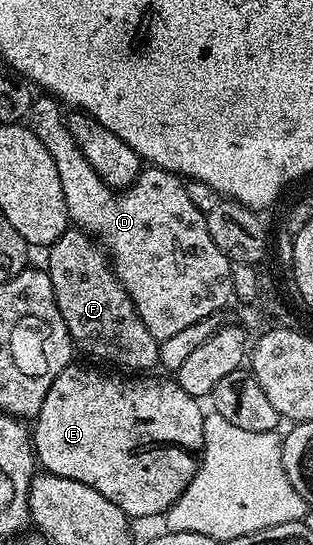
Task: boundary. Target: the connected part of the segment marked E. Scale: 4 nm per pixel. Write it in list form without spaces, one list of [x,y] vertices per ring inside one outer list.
[[[71,363],[69,366],[61,371],[59,377],[52,383],[52,388],[49,389],[48,395],[44,399],[44,404],[41,405],[41,409],[38,412],[32,429],[32,438],[34,441],[35,456],[37,462],[43,467],[49,474],[68,477],[70,480],[80,481],[81,484],[89,485],[92,489],[96,489],[98,493],[108,498],[108,501],[112,501],[117,508],[121,509],[127,518],[148,519],[158,515],[163,516],[170,507],[177,501],[182,495],[187,485],[191,483],[192,477],[197,471],[198,457],[203,447],[203,433],[204,433],[204,419],[205,412],[202,411],[199,403],[201,403],[195,396],[185,393],[184,389],[180,388],[177,380],[170,379],[156,379],[153,375],[118,375],[114,376],[110,373],[106,373],[102,369],[102,372],[96,369],[90,369],[86,365],[77,365],[77,363]]]

